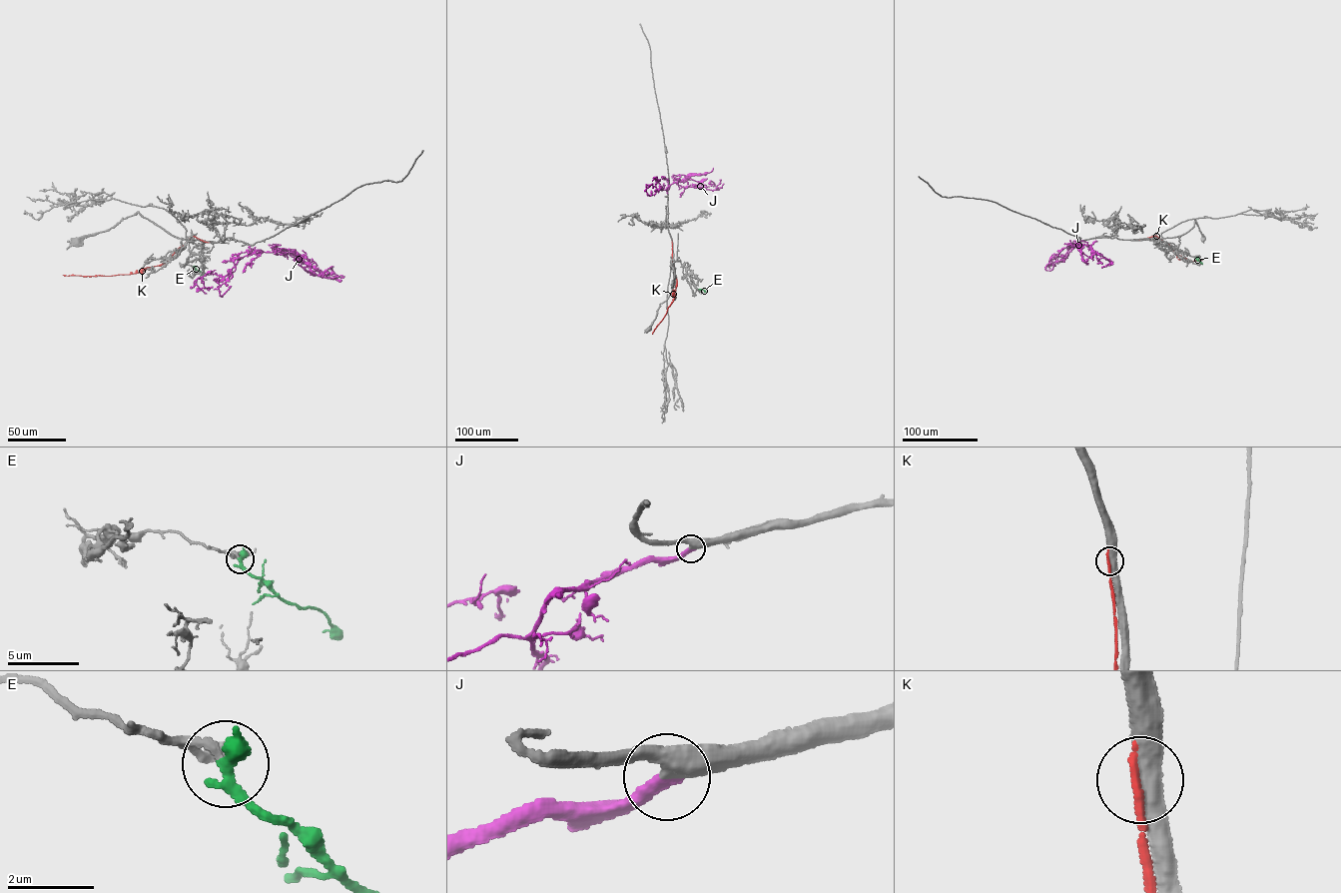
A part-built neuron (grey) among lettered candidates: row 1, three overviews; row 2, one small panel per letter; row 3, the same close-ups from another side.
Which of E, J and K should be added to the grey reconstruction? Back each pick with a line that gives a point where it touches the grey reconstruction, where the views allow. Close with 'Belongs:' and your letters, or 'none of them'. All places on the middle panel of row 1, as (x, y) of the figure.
E: meets grey at (698, 290)
J: meets grey at (667, 193)
Belongs: E, J

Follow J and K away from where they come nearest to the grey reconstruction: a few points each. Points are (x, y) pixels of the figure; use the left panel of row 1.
J: (250, 246), (264, 252), (284, 252), (322, 271), (332, 273), (332, 266), (320, 273), (326, 277)
K: (210, 242), (192, 236), (167, 261), (142, 272), (112, 276), (63, 275)

